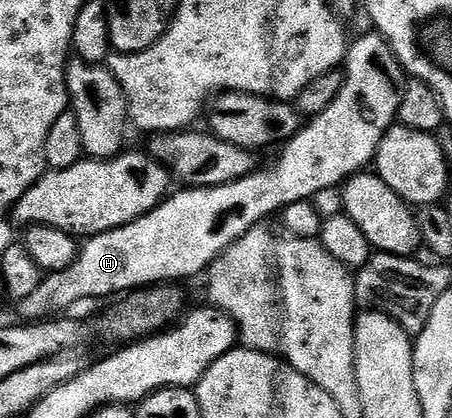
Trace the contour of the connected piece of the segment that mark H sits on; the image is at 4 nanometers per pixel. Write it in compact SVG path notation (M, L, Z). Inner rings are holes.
M361 36L357 40L356 47L351 46L347 50L347 56L344 63L345 69L348 67L346 71L346 79L342 87L339 89L336 97L331 101L330 104L327 105L326 109L323 111L322 114L316 116L311 121L311 123L309 120L309 122L303 124L301 131L299 131L297 135L293 137L293 139L285 142L281 146L281 149L279 150L279 152L281 152L280 158L272 162L270 165L266 167L265 165L261 166L260 168L254 170L247 176L244 176L236 181L230 181L226 185L183 188L186 190L178 194L177 192L175 192L174 194L171 194L170 196L166 197L163 203L156 206L156 208L147 211L147 213L143 215L143 217L136 218L134 222L130 222L126 226L116 227L114 230L110 230L107 233L97 234L95 235L95 237L89 238L89 240L87 240L85 244L83 244L81 248L79 248L78 258L74 260L74 262L72 263L72 267L68 267L62 273L51 273L49 275L43 276L36 289L32 291L32 293L28 295L27 298L24 298L20 301L20 307L22 307L22 313L24 316L26 316L26 319L46 319L49 318L51 315L61 314L58 313L61 311L61 309L66 309L69 307L69 305L76 304L77 301L86 301L89 299L89 297L111 296L110 298L113 298L115 295L125 295L129 293L131 289L141 289L143 287L149 287L155 284L163 284L164 282L172 283L180 279L192 277L200 272L202 272L203 274L209 268L210 264L220 256L220 254L226 253L227 250L229 250L231 246L236 244L236 242L238 242L240 238L243 238L248 231L257 228L263 222L261 221L262 219L276 212L276 214L279 214L280 212L283 212L288 206L296 204L297 202L311 200L312 198L315 198L314 195L324 192L325 189L330 189L338 184L338 186L341 186L351 177L357 176L358 173L363 172L369 166L367 164L369 162L371 164L377 158L379 145L383 141L383 137L387 133L387 131L391 128L393 124L395 124L395 121L397 120L398 116L398 109L401 105L400 91L398 91L397 93L392 93L392 97L390 97L390 99L384 99L384 97L386 97L386 93L384 93L384 91L386 91L386 89L390 87L390 83L394 81L392 77L397 74L396 70L401 68L401 65L398 62L398 58L396 57L395 59L390 59L391 55L388 55L389 51L368 51L368 49L370 49L370 47L368 47L368 45L370 45L370 41L372 41L372 39L366 39L365 37ZM228 215L230 215L228 222L225 223L224 229L220 229L219 225L222 219Z

